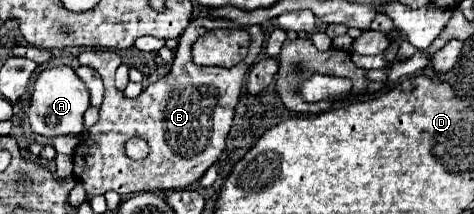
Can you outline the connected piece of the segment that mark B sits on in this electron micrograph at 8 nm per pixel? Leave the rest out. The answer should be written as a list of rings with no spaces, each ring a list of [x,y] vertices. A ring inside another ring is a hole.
[[[193,19],[179,37],[171,71],[163,79],[151,83],[137,99],[129,99],[115,89],[115,71],[119,67],[119,55],[115,51],[85,51],[79,55],[79,63],[93,67],[105,83],[105,99],[99,109],[99,121],[89,127],[87,141],[79,141],[73,153],[73,175],[85,185],[87,197],[103,195],[109,189],[119,195],[187,189],[219,159],[233,123],[245,73],[261,53],[265,39],[263,29],[253,25],[253,43],[249,47],[249,55],[241,63],[231,69],[195,65],[191,61],[191,45],[207,31],[219,27],[241,29],[241,25],[227,19]],[[131,137],[141,137],[149,143],[149,155],[145,159],[133,161],[127,157],[125,143]]]

